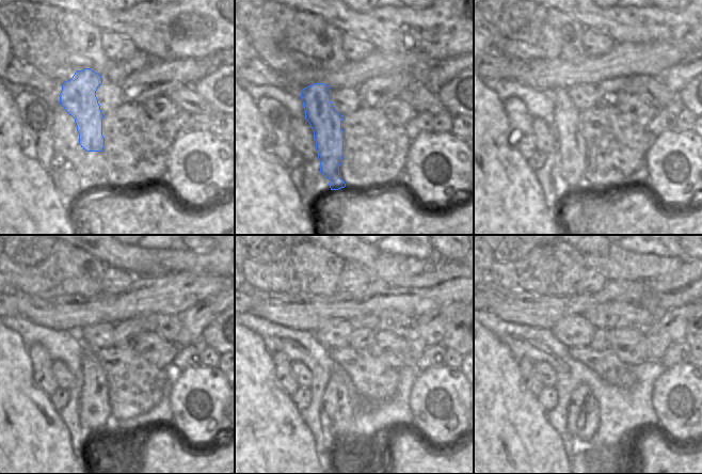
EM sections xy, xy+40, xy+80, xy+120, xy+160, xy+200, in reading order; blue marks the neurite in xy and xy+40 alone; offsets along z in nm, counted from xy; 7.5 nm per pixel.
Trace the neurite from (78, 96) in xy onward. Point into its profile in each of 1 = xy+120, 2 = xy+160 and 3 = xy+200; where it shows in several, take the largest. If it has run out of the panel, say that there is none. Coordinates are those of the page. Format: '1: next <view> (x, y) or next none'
1: next xy+120 (95, 413)
2: next xy+160 (340, 398)
3: next xy+200 (584, 412)

